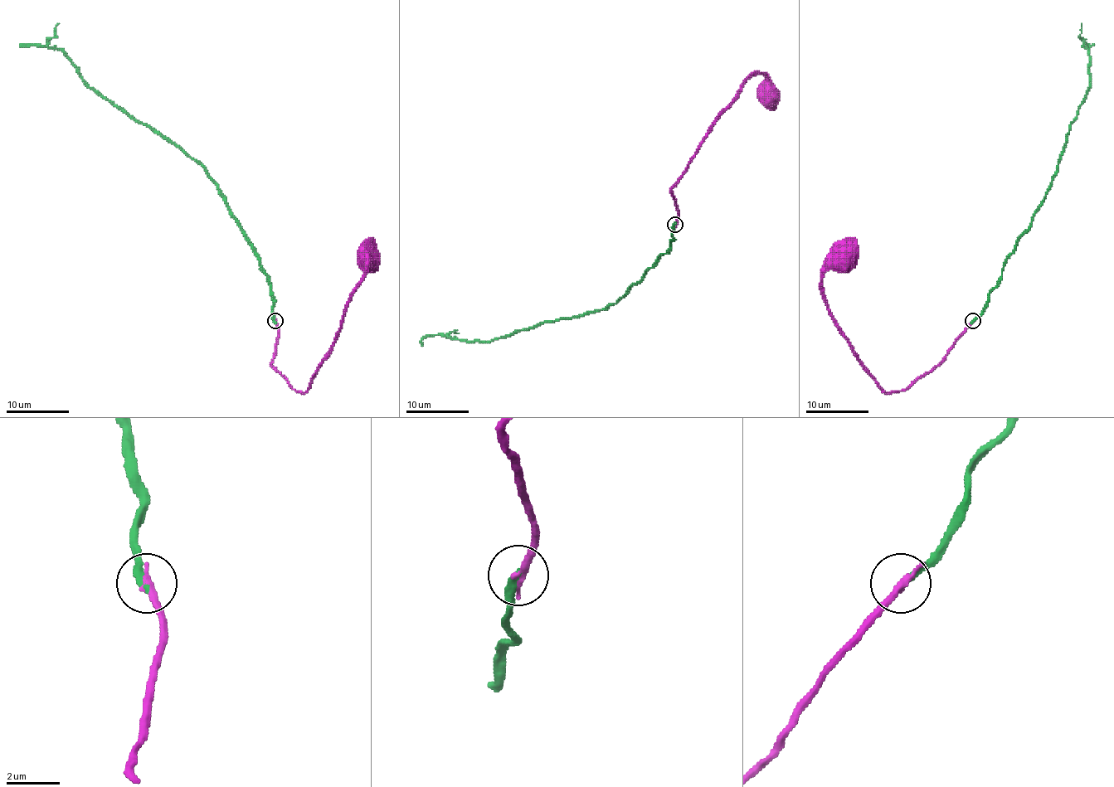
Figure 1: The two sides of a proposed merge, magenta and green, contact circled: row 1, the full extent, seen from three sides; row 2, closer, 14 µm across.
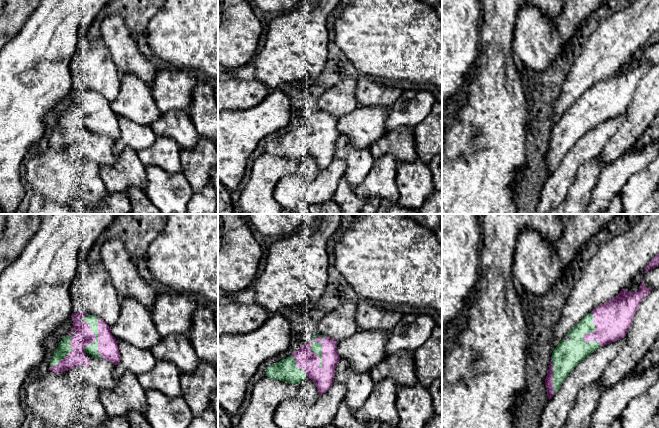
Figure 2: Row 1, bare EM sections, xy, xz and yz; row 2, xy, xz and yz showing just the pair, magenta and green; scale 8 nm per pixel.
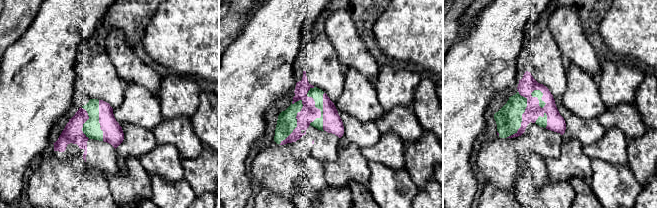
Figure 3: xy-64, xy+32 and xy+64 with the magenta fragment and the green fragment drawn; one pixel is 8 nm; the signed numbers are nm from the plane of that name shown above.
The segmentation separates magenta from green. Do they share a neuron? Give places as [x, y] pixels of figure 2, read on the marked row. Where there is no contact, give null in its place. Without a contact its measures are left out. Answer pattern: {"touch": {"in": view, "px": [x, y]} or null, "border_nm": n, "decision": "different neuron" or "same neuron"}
{"touch": {"in": "xy", "px": [94, 335]}, "border_nm": 380, "decision": "different neuron"}

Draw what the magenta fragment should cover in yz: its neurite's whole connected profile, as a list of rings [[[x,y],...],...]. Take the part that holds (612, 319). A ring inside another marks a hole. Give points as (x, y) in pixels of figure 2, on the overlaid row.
[[[659,254],[616,297],[595,308],[591,313],[596,330],[592,334],[585,334],[583,341],[596,341],[602,347],[624,338],[640,303],[652,290],[645,287],[642,277],[658,266]]]

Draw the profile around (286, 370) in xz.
[[[291,355],[269,366],[266,369],[265,376],[291,384],[298,384],[297,398],[305,404],[313,404],[320,396],[315,383],[306,378],[306,372],[296,366],[295,357]]]

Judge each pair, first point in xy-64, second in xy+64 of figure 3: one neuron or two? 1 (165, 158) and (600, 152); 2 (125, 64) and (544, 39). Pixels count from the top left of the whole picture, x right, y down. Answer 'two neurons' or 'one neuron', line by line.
1: one neuron
2: two neurons

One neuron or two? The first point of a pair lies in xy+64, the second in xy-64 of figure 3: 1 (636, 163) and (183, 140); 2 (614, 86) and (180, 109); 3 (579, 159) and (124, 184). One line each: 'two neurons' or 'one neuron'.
1: two neurons
2: one neuron
3: one neuron

